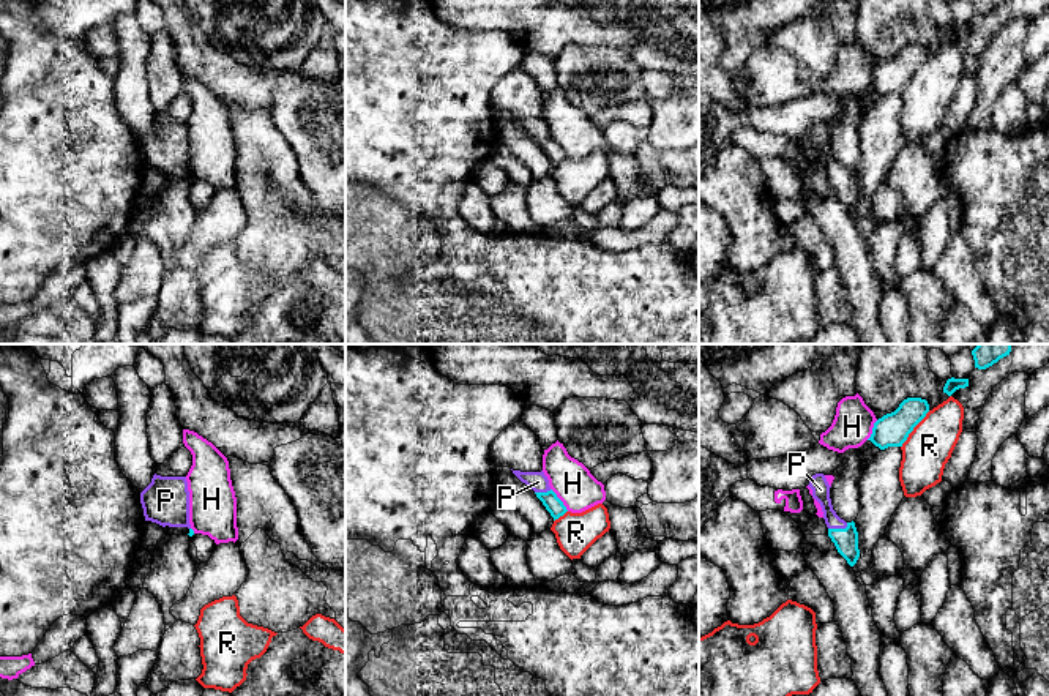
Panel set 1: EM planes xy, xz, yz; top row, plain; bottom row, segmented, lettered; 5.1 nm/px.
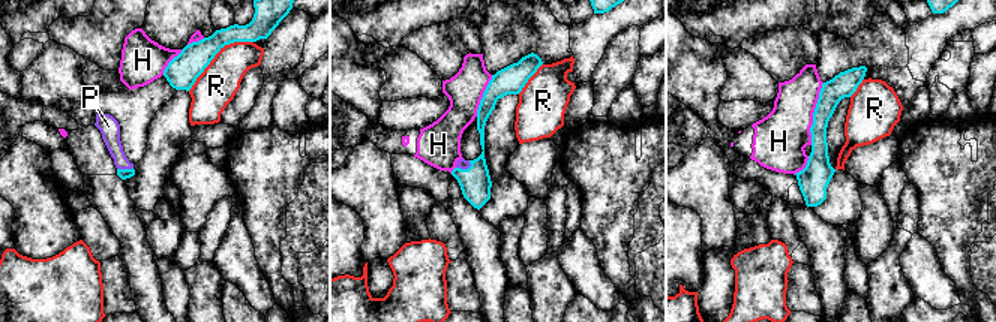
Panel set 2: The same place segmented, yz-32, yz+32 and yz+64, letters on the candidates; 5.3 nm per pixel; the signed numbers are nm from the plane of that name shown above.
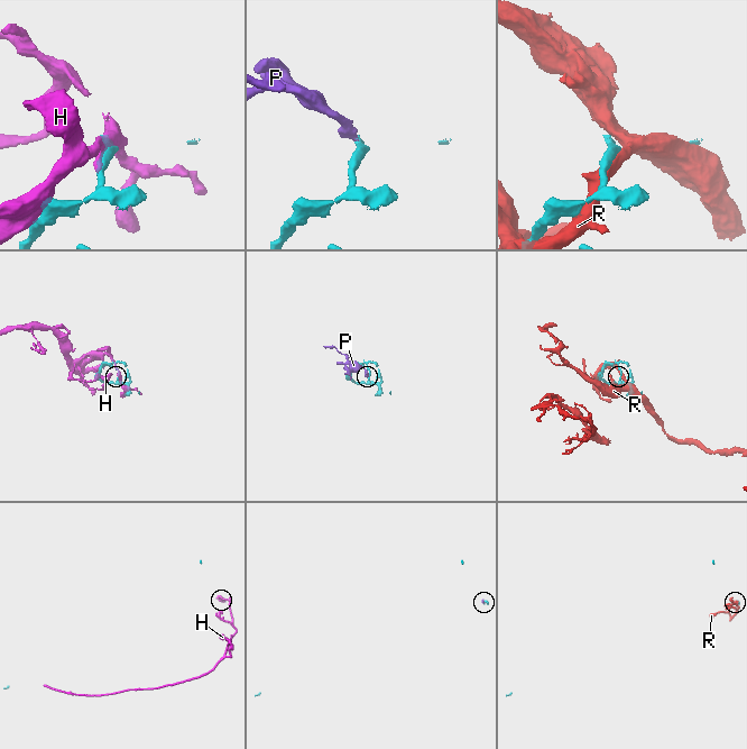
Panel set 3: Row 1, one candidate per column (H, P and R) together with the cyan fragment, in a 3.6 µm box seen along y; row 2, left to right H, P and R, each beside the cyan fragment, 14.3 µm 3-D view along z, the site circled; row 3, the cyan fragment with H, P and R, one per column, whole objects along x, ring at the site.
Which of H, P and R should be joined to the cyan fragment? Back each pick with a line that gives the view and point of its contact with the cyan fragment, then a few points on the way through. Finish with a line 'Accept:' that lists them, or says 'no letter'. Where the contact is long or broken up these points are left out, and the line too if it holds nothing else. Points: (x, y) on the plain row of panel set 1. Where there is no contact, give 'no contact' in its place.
P: meets cyan in yz at (838, 175); runs through yz (846, 187), (838, 175), (821, 136)
Accept: P

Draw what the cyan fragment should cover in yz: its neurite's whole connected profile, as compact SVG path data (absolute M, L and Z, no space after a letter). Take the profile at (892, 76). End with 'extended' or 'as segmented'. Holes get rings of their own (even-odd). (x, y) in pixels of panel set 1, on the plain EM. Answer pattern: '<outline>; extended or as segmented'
M907 44L899 54L874 69L871 87L880 96L902 93L913 74L926 63L929 51L921 44Z; as segmented

